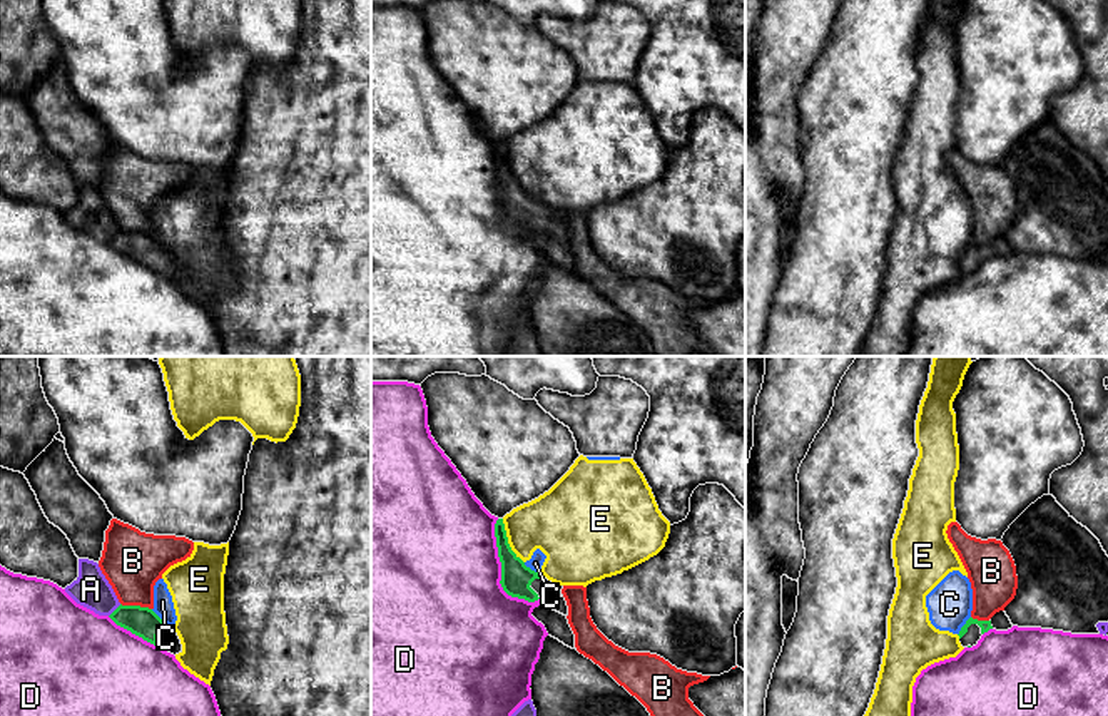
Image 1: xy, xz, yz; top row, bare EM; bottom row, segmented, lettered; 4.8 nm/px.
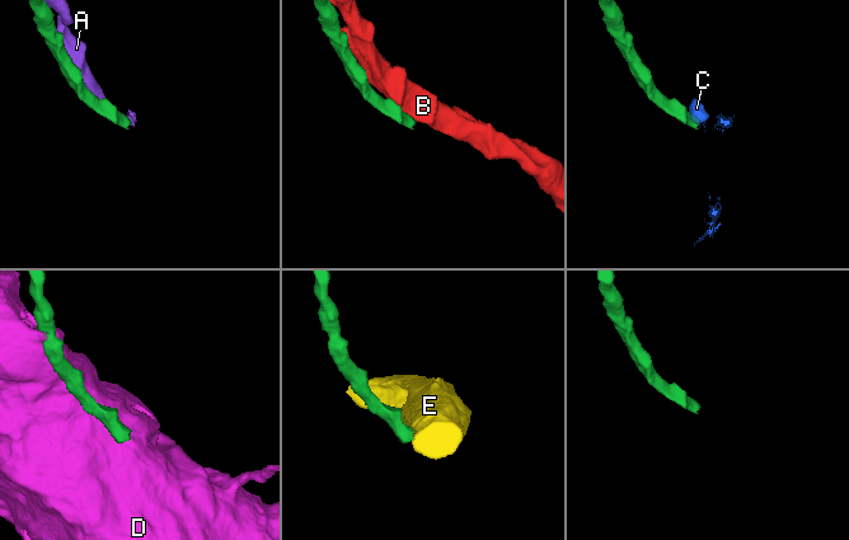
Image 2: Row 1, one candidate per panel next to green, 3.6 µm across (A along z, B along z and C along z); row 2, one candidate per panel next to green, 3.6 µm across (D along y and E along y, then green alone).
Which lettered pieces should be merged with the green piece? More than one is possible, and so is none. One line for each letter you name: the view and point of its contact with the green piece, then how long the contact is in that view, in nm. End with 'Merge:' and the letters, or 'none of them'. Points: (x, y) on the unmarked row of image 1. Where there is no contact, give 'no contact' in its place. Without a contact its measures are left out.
Merge: none of them

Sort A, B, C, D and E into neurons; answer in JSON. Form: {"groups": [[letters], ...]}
{"groups": [["A"], ["B"], ["C", "E"], ["D"]]}

